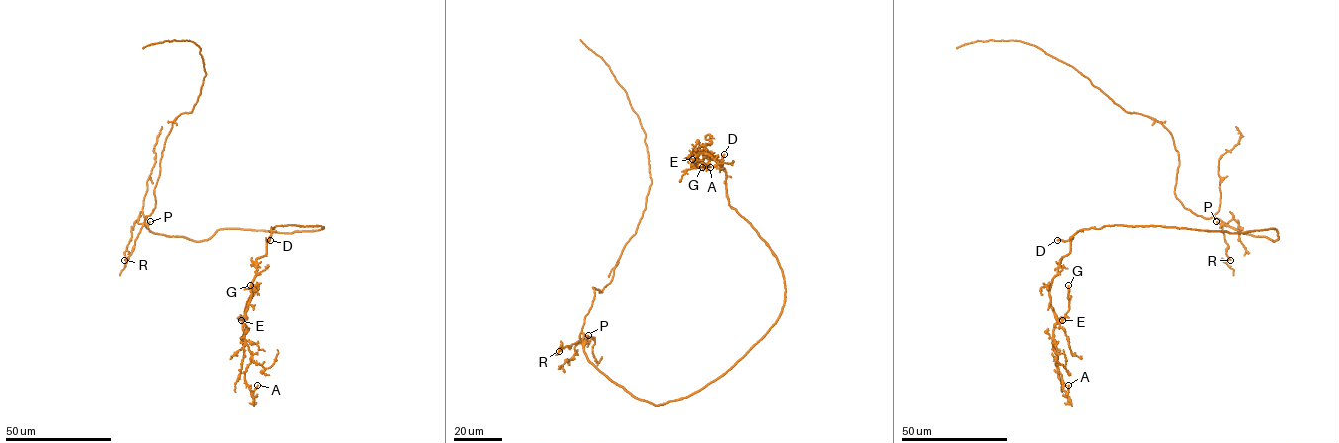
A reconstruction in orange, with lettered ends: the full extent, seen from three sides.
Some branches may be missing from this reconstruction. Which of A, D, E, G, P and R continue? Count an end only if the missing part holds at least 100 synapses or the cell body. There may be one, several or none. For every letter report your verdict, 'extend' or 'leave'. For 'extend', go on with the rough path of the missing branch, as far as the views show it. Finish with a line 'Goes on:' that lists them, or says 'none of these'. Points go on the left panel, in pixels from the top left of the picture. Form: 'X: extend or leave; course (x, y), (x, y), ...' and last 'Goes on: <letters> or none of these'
A: leave
D: extend; course (270, 240), (281, 227), (297, 223), (304, 223), (312, 230), (310, 239), (299, 250), (269, 244)
E: leave
G: leave
P: leave
R: leave
Goes on: D

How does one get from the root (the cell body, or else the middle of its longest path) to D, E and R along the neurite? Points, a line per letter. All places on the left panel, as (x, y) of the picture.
D: (205, 240), (223, 228), (293, 233), (323, 227), (276, 225), (271, 229), (270, 240)
E: (205, 240), (223, 228), (323, 227), (272, 227), (241, 320)
R: (205, 240), (155, 234), (144, 223), (132, 252), (124, 260)

